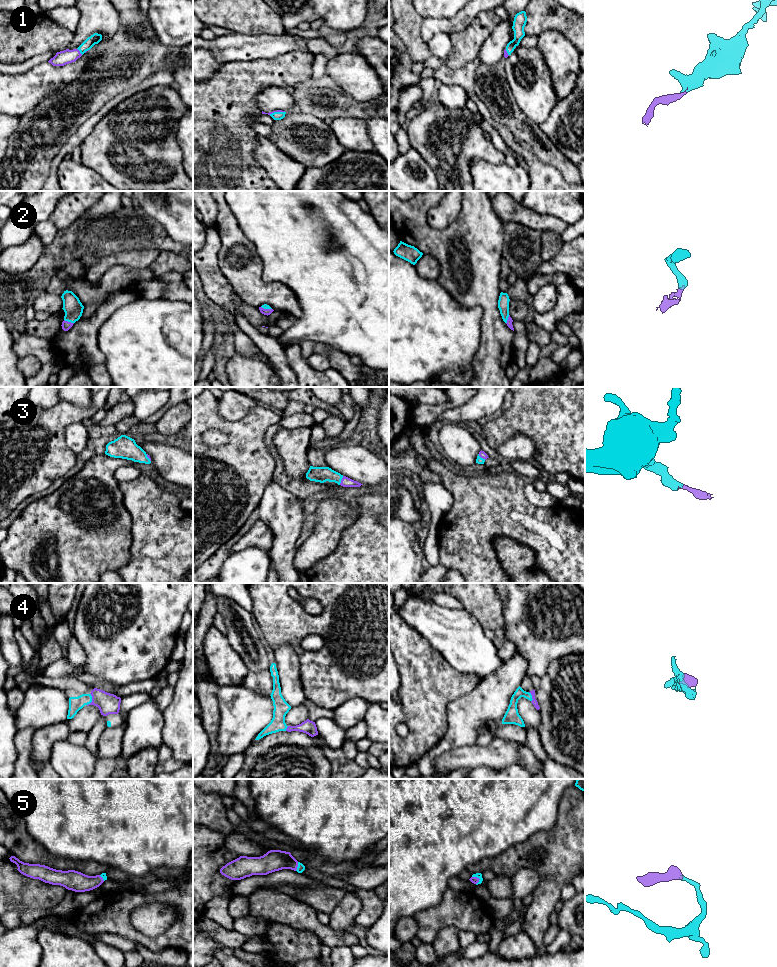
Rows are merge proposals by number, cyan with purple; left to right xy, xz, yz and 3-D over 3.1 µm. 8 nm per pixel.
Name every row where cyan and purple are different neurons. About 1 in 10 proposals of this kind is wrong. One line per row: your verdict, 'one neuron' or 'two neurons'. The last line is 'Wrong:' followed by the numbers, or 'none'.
1: one neuron
2: one neuron
3: one neuron
4: one neuron
5: one neuron
Wrong: none

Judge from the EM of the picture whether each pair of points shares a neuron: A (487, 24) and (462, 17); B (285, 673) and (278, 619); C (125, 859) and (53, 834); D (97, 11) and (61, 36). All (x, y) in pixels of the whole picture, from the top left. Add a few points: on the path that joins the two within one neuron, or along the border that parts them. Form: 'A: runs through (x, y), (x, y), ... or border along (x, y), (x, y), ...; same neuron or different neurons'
A: border along (492, 10), (480, 12), (466, 27), (453, 33); different neurons
B: border along (273, 650), (288, 644), (294, 650), (299, 661); different neurons
C: runs through (107, 841), (100, 834), (71, 834); same neuron
D: border along (73, 34), (73, 38), (67, 48); different neurons

